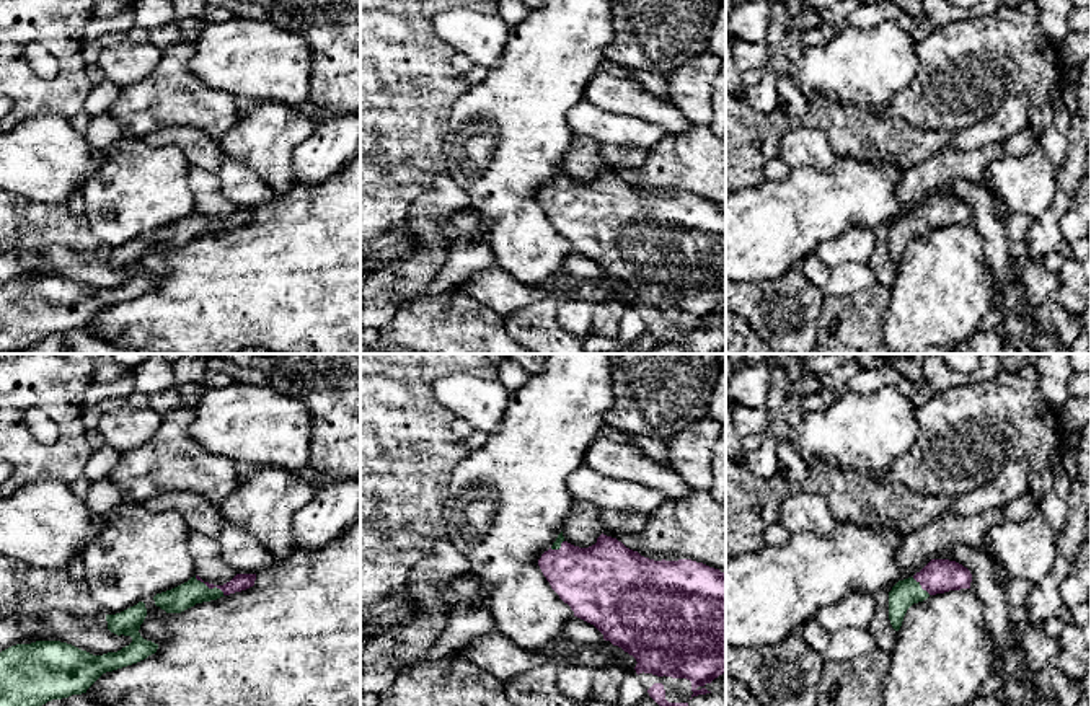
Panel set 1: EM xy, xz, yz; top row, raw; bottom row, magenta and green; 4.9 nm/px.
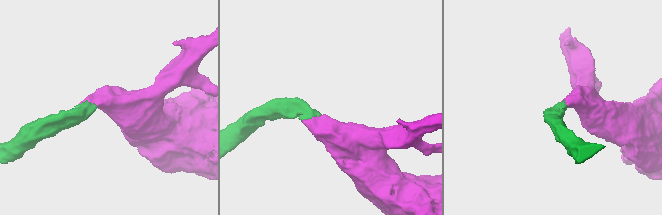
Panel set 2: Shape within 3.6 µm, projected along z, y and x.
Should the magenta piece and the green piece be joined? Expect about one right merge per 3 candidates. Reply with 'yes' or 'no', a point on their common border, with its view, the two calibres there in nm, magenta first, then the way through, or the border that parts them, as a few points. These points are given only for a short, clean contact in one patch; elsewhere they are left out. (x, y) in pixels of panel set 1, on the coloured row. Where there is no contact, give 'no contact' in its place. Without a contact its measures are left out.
yes; meets magenta in xy at (209, 587); 80 nm thick on the magenta side, 120 nm on the other; runs through xy (240, 582), (230, 587), (209, 587), (191, 592)

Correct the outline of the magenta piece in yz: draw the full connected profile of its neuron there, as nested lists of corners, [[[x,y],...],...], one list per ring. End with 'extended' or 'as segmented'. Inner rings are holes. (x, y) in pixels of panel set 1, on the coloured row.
[[[931,559],[913,577],[899,580],[889,592],[889,620],[900,629],[907,610],[930,595],[970,589],[972,574],[967,567],[949,559]]]; extended

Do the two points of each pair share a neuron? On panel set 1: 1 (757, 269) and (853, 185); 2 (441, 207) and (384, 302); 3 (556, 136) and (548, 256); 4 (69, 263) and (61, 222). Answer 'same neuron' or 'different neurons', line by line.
1: same neuron
2: same neuron
3: same neuron
4: different neurons

